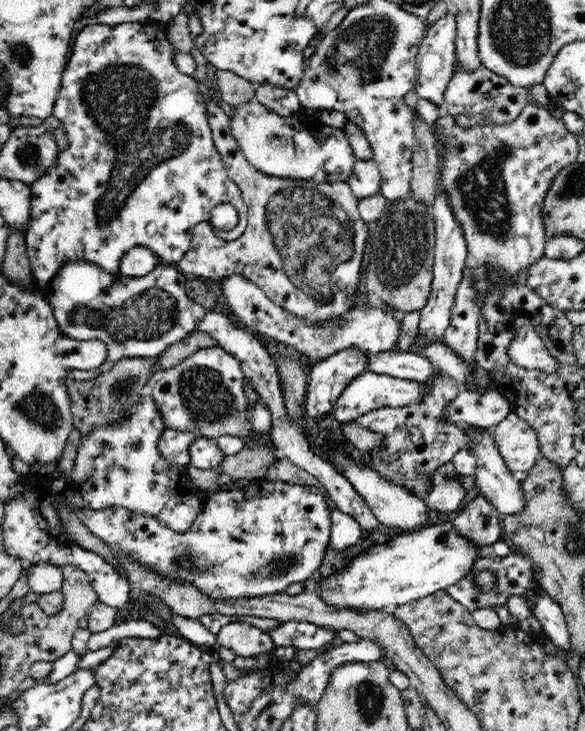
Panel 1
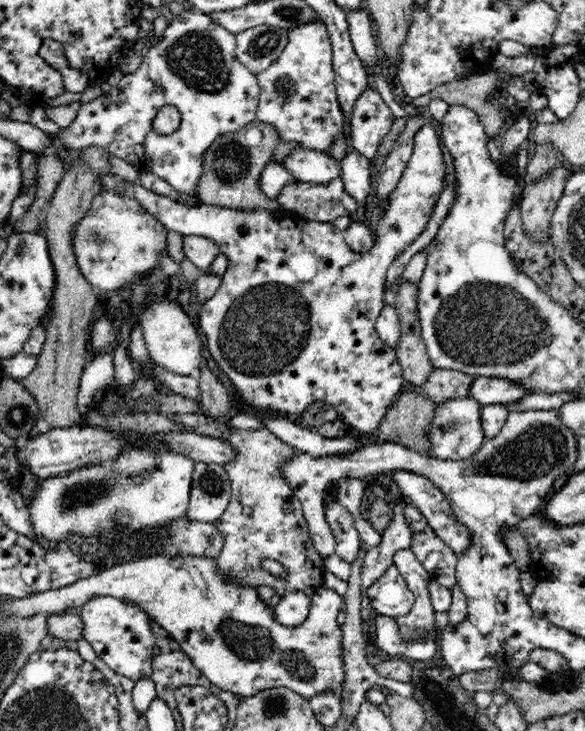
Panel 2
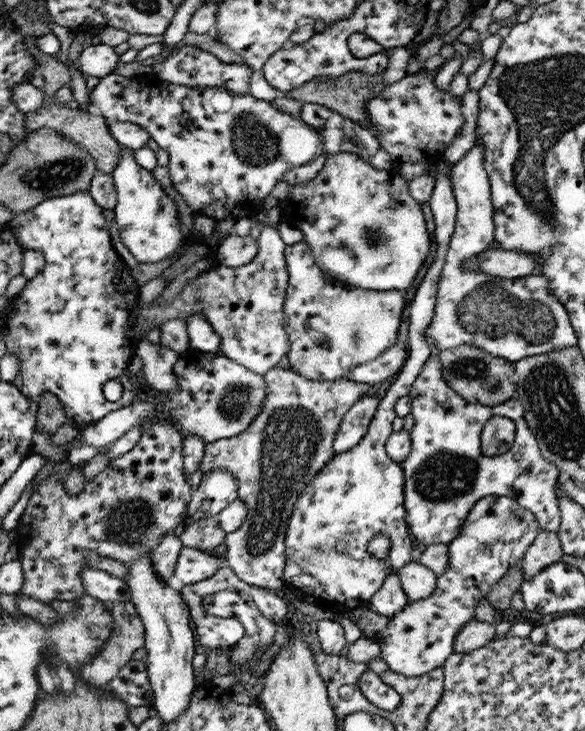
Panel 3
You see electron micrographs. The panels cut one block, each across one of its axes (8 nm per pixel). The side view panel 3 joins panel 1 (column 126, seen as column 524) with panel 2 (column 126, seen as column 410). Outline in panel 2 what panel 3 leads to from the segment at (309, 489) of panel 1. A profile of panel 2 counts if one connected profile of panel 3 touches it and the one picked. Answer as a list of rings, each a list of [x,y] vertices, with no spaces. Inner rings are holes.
[[[101,596],[83,604],[79,615],[84,621],[82,639],[90,642],[96,654],[114,672],[135,681],[150,676],[156,641],[150,629],[152,620],[139,606],[112,596]]]

